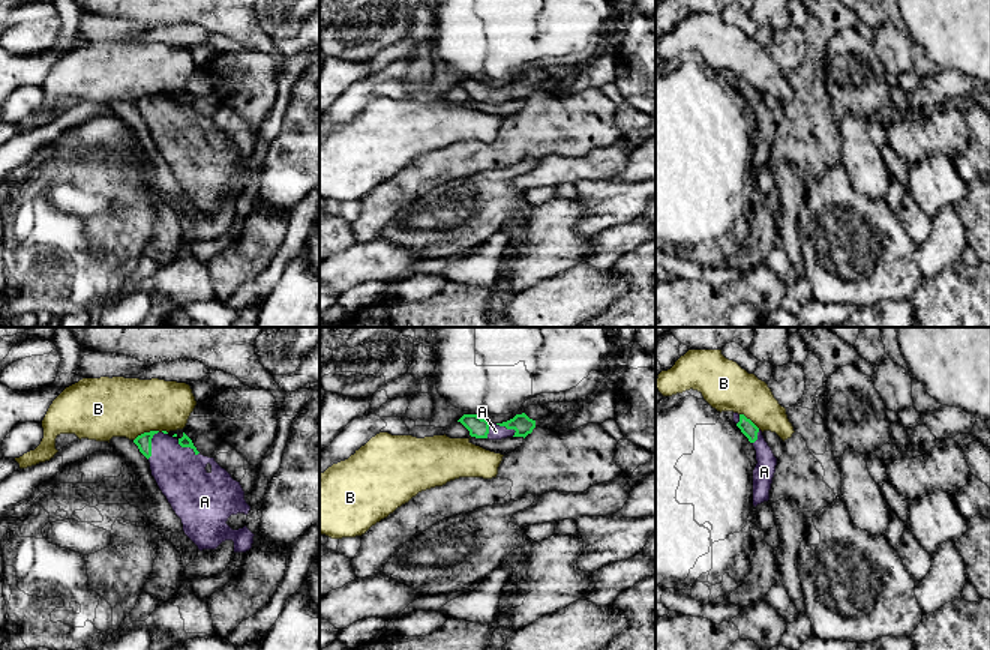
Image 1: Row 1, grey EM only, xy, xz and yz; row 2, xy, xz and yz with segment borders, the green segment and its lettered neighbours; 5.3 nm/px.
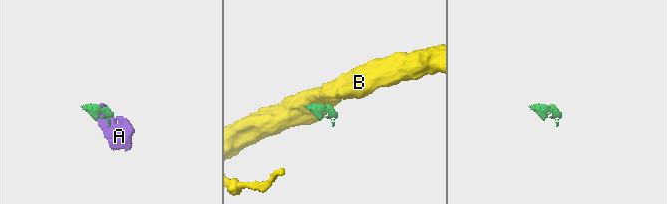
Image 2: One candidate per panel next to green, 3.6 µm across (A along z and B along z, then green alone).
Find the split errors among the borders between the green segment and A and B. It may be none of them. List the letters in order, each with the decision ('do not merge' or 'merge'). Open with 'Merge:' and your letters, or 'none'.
Merge: A
A: merge
B: do not merge

